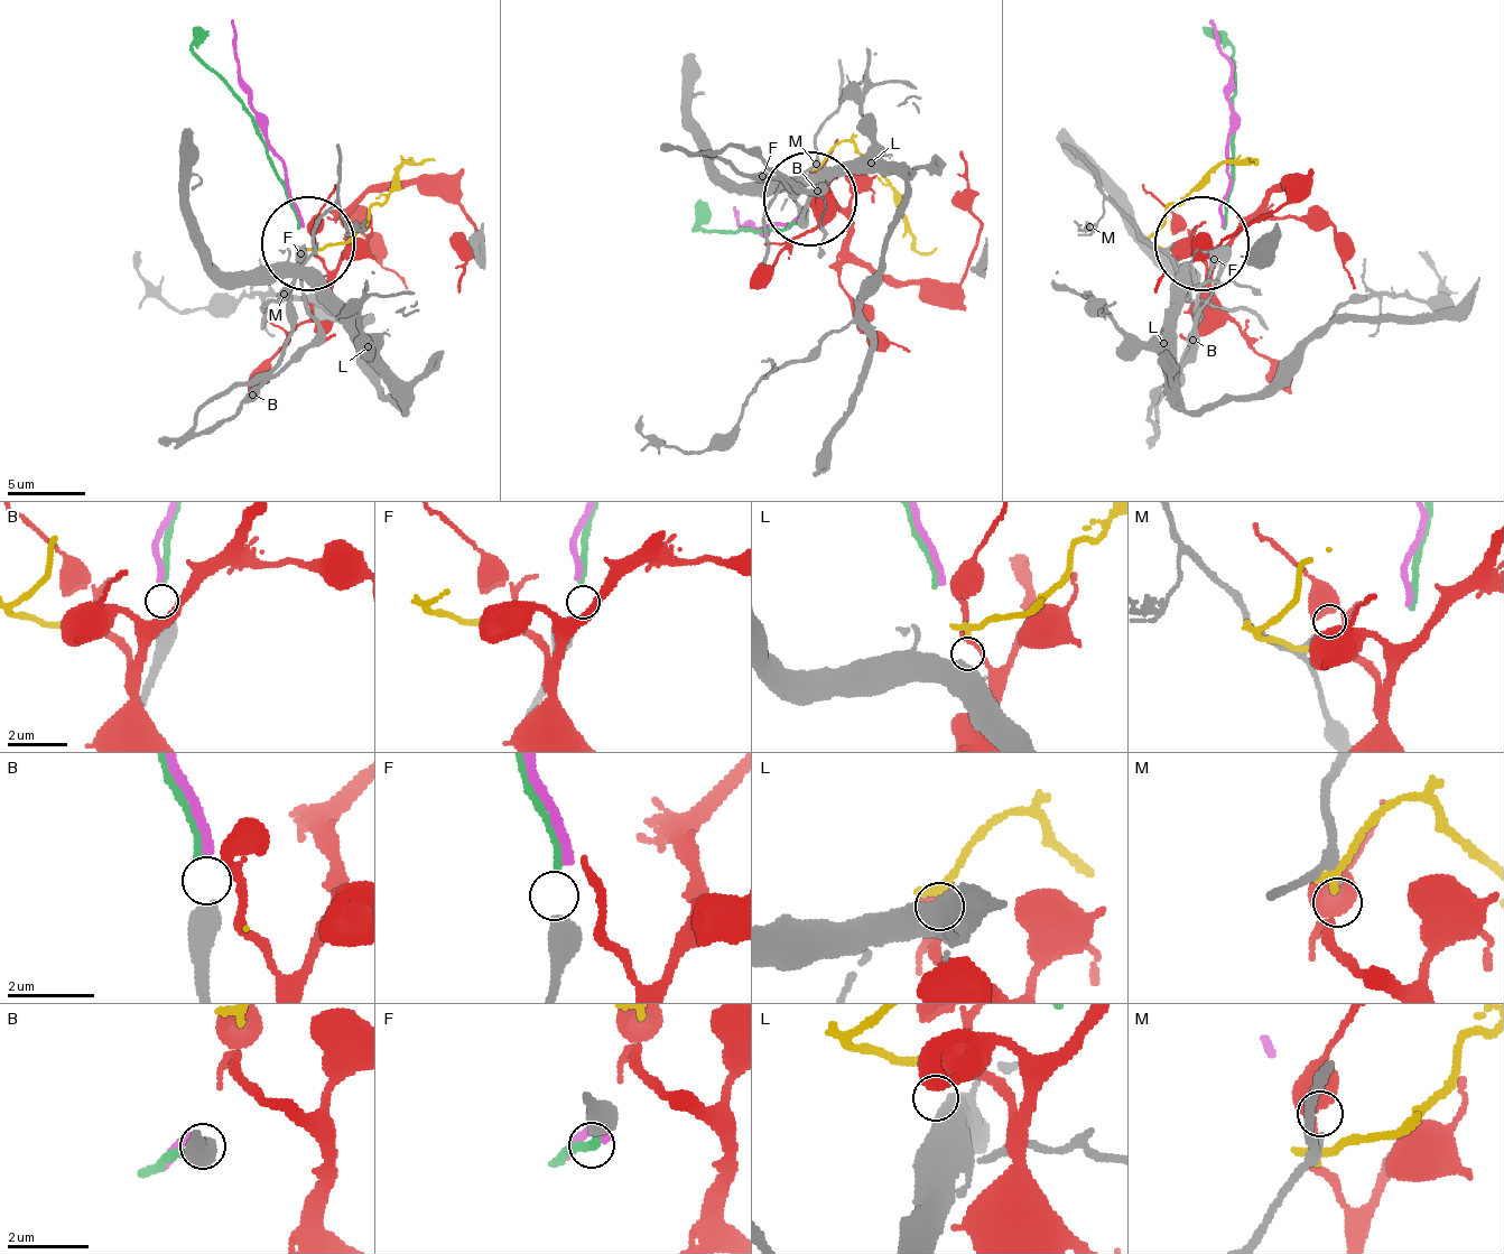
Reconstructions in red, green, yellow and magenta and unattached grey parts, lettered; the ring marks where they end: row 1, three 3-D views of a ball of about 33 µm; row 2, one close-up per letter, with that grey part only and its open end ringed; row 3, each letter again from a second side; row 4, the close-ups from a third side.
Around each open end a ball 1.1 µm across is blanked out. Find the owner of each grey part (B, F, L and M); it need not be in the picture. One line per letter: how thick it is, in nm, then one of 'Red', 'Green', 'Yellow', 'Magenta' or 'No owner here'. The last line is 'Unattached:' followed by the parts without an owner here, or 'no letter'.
B: Thickness 500 nm. Magenta
F: Thickness 500 nm. Green
L: Thickness 550 nm. Yellow
M: Thickness 180 nm. No owner here
Unattached: M

